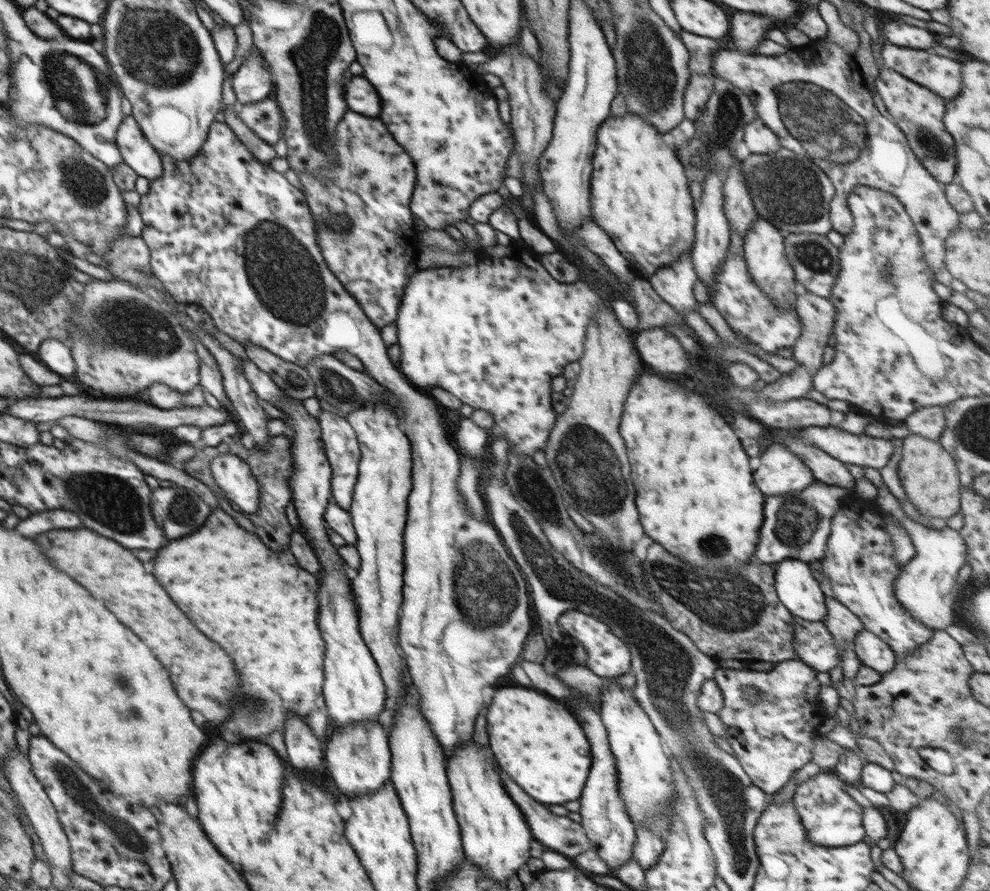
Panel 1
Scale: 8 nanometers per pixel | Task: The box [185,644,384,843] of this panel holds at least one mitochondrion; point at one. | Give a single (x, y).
(254, 706)

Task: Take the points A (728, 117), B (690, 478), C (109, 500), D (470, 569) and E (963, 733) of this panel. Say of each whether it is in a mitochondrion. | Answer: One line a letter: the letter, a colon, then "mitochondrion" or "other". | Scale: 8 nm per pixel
A: mitochondrion
B: other
C: mitochondrion
D: mitochondrion
E: mitochondrion

